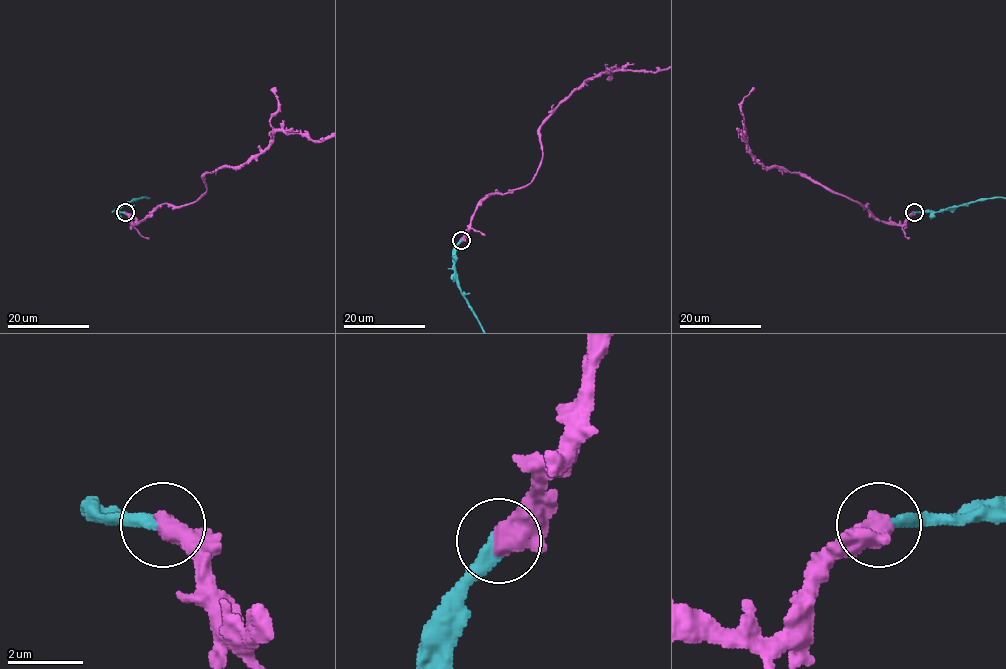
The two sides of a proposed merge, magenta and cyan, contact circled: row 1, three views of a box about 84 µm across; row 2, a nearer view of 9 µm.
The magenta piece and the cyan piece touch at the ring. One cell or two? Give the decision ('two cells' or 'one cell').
one cell

